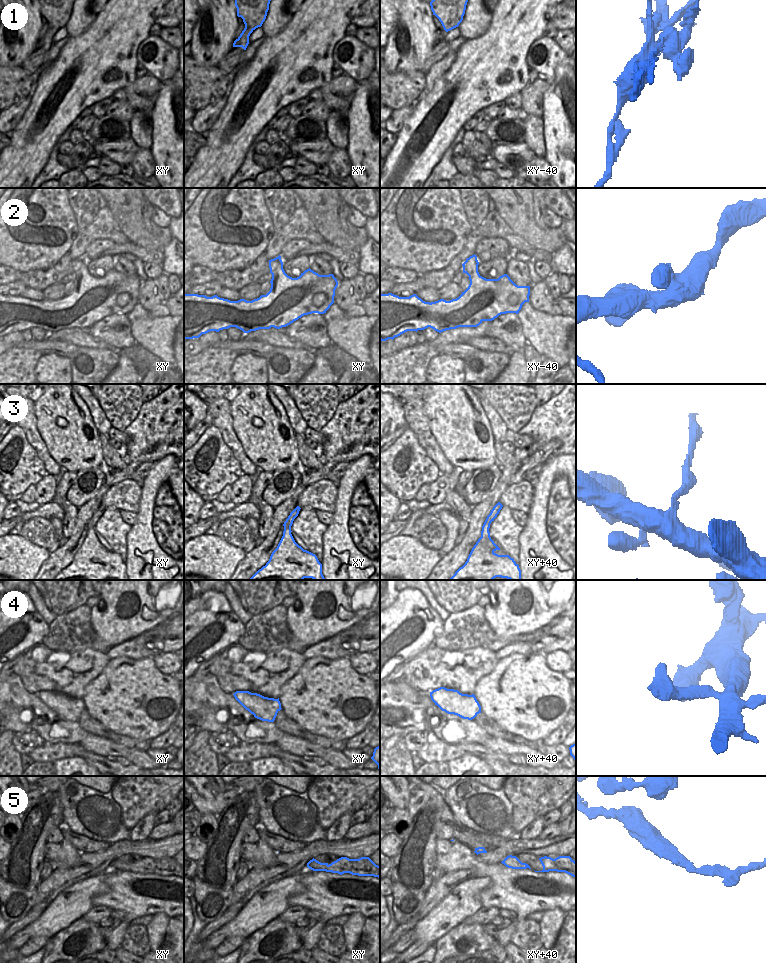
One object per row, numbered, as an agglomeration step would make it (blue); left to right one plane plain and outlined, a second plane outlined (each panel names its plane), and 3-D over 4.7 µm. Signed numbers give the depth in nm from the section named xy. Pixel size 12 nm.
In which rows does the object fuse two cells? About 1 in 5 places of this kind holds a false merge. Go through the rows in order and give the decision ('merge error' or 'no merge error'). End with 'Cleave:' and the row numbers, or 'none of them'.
1: no merge error
2: no merge error
3: merge error
4: merge error
5: no merge error
Cleave: 3, 4

